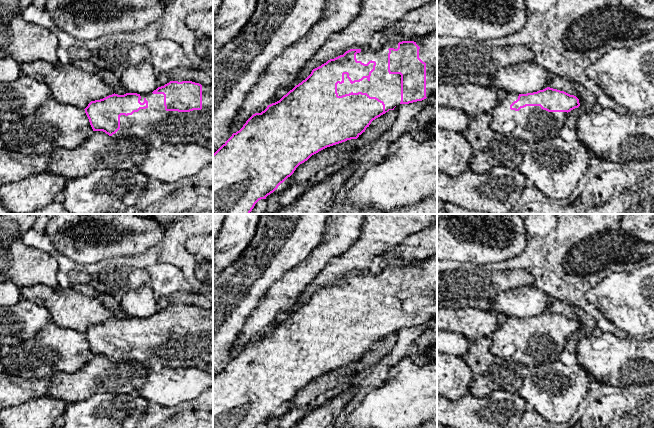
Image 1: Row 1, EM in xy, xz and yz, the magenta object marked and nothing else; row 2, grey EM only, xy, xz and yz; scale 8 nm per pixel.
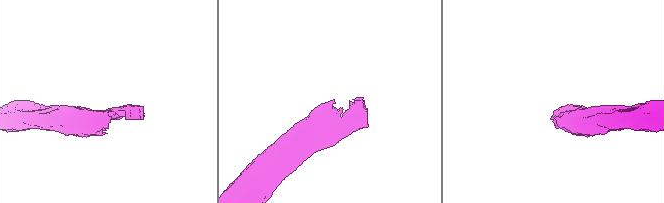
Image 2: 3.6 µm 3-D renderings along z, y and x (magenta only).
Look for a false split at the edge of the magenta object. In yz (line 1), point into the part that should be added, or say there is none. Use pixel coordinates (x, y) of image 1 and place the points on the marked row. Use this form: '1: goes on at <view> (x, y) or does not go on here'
1: goes on at yz (531, 123)

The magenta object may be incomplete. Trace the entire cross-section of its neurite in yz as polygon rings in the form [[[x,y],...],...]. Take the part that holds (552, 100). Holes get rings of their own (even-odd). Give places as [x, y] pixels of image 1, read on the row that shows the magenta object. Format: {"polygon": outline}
{"polygon": [[[550,87],[527,94],[508,93],[491,112],[491,128],[528,144],[556,138],[568,113],[579,106],[576,96]]]}

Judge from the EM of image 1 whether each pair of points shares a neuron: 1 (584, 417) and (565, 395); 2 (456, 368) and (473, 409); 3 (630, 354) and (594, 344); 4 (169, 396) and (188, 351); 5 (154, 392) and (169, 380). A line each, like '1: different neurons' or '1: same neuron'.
1: different neurons
2: different neurons
3: same neuron
4: different neurons
5: same neuron

